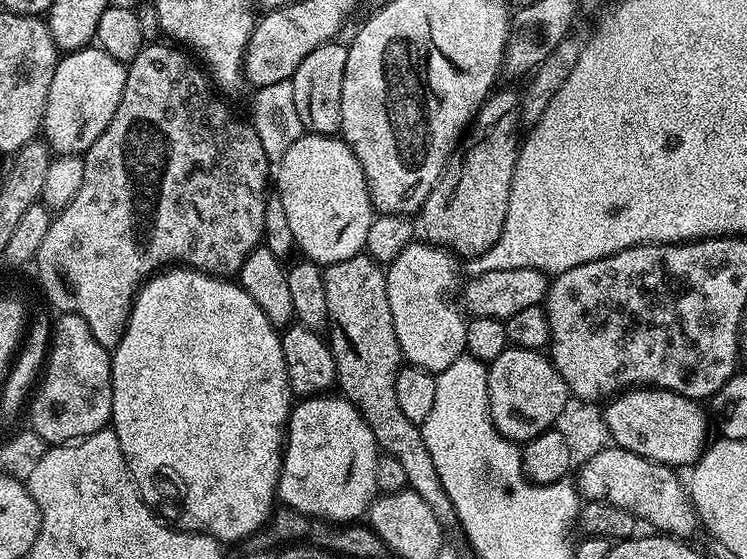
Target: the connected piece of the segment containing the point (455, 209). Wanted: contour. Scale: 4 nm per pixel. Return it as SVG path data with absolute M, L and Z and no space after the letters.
M493 91L480 107L479 115L489 116L493 124L486 125L484 132L477 134L476 140L480 144L472 144L465 150L456 180L441 179L438 195L429 196L418 213L423 239L447 248L460 258L475 258L490 250L494 242L498 242L506 222L506 210L510 210L510 186L520 153L520 144L512 137L512 131L516 128L516 120L518 124L517 113L522 108L522 96L519 91L500 91Z

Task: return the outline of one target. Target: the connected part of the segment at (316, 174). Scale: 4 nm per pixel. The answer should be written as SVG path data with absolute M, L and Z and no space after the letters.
M305 134L286 150L286 154L278 162L274 172L274 188L282 198L282 206L286 209L286 219L290 222L290 230L294 230L296 248L307 259L321 266L334 262L346 262L346 258L354 258L364 252L366 234L370 230L370 222L374 215L372 199L366 186L366 178L362 174L362 166L350 150L350 146L342 138L336 136L318 136Z

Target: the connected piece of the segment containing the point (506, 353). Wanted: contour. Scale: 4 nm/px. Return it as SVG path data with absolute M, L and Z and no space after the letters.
M509 346L488 364L490 418L507 440L527 442L553 427L569 397L562 374L544 352Z

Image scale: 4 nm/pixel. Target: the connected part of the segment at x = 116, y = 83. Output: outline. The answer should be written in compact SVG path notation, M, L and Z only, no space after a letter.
M98 46L79 48L57 59L50 94L46 94L42 125L43 139L55 155L78 156L98 142L102 130L110 126L118 102L122 102L127 73L125 64L118 62L118 58L110 58L110 54Z

